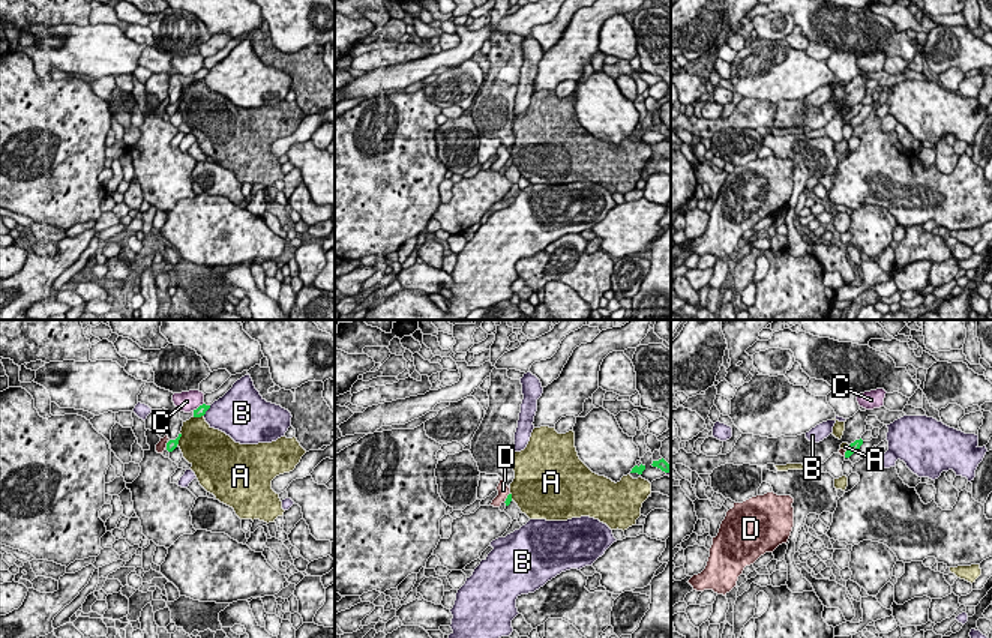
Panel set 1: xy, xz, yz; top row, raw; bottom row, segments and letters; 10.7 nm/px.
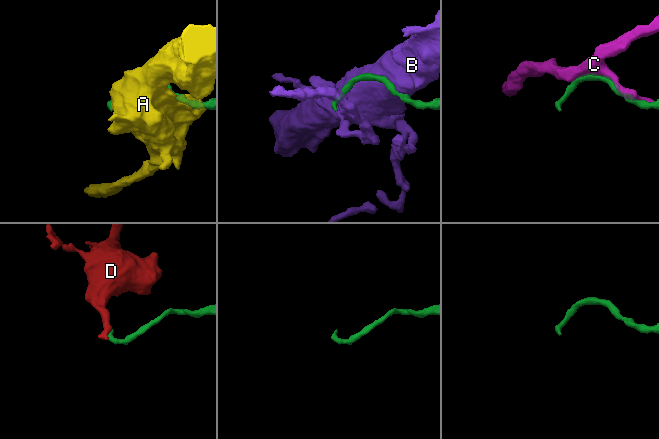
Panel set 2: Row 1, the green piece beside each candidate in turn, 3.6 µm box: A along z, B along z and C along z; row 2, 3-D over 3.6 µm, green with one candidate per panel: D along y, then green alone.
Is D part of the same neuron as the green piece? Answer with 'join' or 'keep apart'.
keep apart

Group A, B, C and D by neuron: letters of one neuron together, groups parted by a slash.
A / B / C / D

